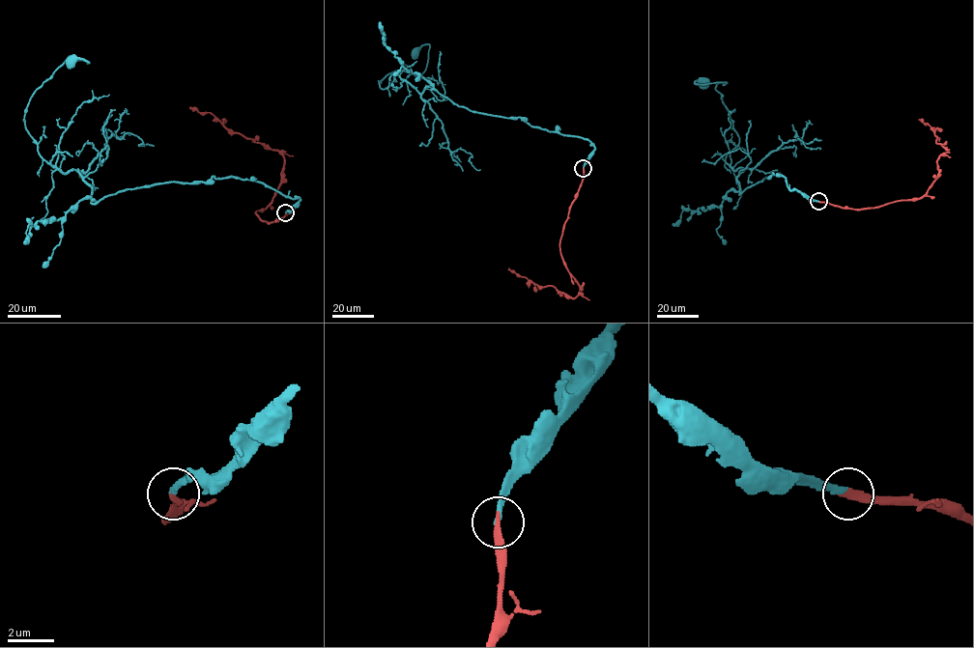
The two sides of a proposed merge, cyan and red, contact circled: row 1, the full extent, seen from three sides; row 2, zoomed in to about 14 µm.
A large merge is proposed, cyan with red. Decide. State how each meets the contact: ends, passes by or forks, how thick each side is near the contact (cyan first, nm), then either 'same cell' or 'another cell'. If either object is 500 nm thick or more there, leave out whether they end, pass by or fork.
cyan ends there; red ends there; 240 nm thick on the cyan side, 320 nm on the other; same cell

